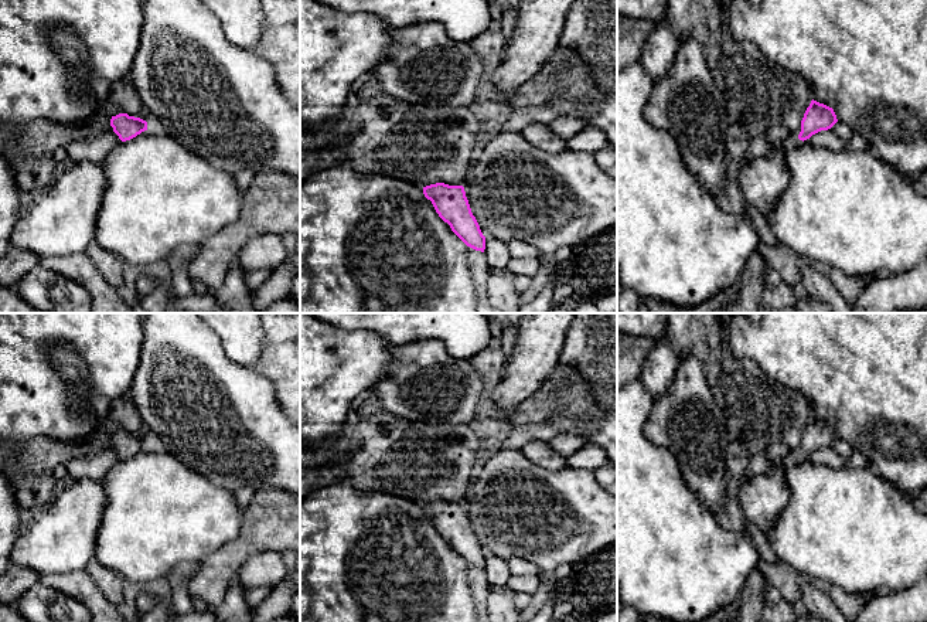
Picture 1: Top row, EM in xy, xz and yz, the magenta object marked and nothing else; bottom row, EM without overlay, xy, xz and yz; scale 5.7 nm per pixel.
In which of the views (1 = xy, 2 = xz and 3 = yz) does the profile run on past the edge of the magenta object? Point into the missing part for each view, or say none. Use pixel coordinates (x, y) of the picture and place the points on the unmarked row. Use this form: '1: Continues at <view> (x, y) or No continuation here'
1: No continuation here
2: No continuation here
3: No continuation here

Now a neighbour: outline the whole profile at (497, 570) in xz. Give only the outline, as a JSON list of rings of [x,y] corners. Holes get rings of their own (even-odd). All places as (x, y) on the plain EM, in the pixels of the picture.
[[[493,554],[485,555],[484,571],[490,587],[507,587],[512,575],[509,561]]]

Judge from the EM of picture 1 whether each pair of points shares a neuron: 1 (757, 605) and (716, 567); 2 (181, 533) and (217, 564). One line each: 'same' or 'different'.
1: different
2: different

